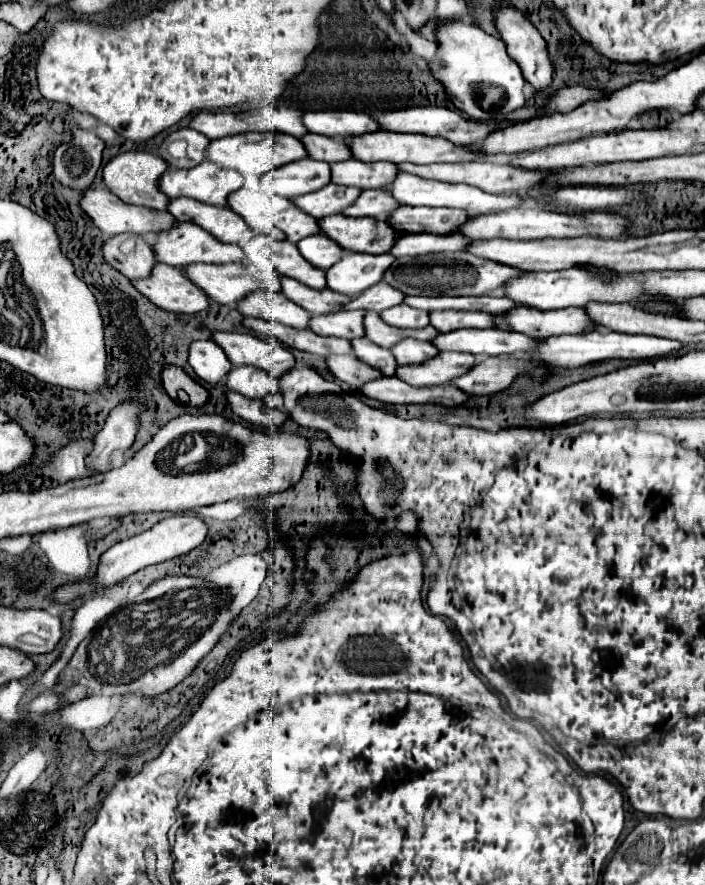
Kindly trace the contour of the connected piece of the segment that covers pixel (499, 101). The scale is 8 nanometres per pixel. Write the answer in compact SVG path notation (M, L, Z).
M461 20L441 24L437 40L439 52L437 58L429 62L429 68L435 78L443 82L455 108L463 110L473 120L493 120L495 112L501 118L525 106L525 78L519 64L507 54L503 40L493 38L481 28Z

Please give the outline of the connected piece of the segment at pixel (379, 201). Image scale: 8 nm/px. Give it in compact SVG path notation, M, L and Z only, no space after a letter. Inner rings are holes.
M363 190L353 204L341 210L341 214L353 218L371 216L375 220L387 220L387 212L391 212L391 208L397 206L399 204L395 204L395 200L391 200L391 196L387 196L385 190Z

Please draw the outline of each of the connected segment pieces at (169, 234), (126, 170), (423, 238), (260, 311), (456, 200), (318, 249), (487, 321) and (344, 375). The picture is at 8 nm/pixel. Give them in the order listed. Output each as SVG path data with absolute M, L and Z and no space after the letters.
M175 222L169 230L157 232L153 252L155 252L157 262L169 264L169 266L185 266L185 264L193 264L193 262L225 264L225 262L239 262L243 258L241 248L237 248L235 244L223 244L223 242L215 240L209 232L205 232L203 228L199 228L197 224L191 224L191 222Z
M129 150L129 152L121 152L115 158L111 158L105 168L103 168L103 180L107 184L107 188L119 196L123 202L127 204L135 204L135 206L147 206L147 208L155 208L155 210L165 210L169 204L169 198L157 190L157 178L167 170L165 160L161 160L159 156L151 154L151 152L143 152L143 150Z
M401 234L393 242L389 254L395 258L405 256L421 256L421 254L433 254L433 252L459 252L467 246L465 236L453 234Z
M255 290L247 294L243 300L235 304L235 308L243 316L263 318L291 328L307 328L311 316L301 306L287 300L281 292L267 292L267 290Z
M399 172L399 176L395 176L395 180L385 188L399 204L409 204L409 206L431 206L431 208L459 208L465 210L467 214L475 216L481 212L501 212L501 210L509 210L509 208L517 208L519 206L519 196L511 194L511 196L495 196L495 194L487 194L475 186L467 186L467 184L447 184L447 182L437 182L437 180L423 180L411 174L403 174Z
M313 234L299 240L297 248L307 262L311 262L321 270L331 268L331 264L335 264L335 260L339 260L339 256L343 254L339 244L335 244L333 240L327 240L327 236L323 234Z
M443 310L431 312L431 326L439 332L451 332L459 328L493 328L493 314L487 312L459 312L459 310Z
M329 354L325 362L327 362L331 374L335 378L339 378L341 382L349 384L353 390L363 386L365 380L373 380L373 378L381 376L371 366L357 360L353 354Z

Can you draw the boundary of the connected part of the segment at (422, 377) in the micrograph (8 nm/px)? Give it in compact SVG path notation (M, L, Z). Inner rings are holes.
M439 352L425 362L397 366L395 376L411 386L437 386L461 376L473 366L473 362L475 356L467 352Z

